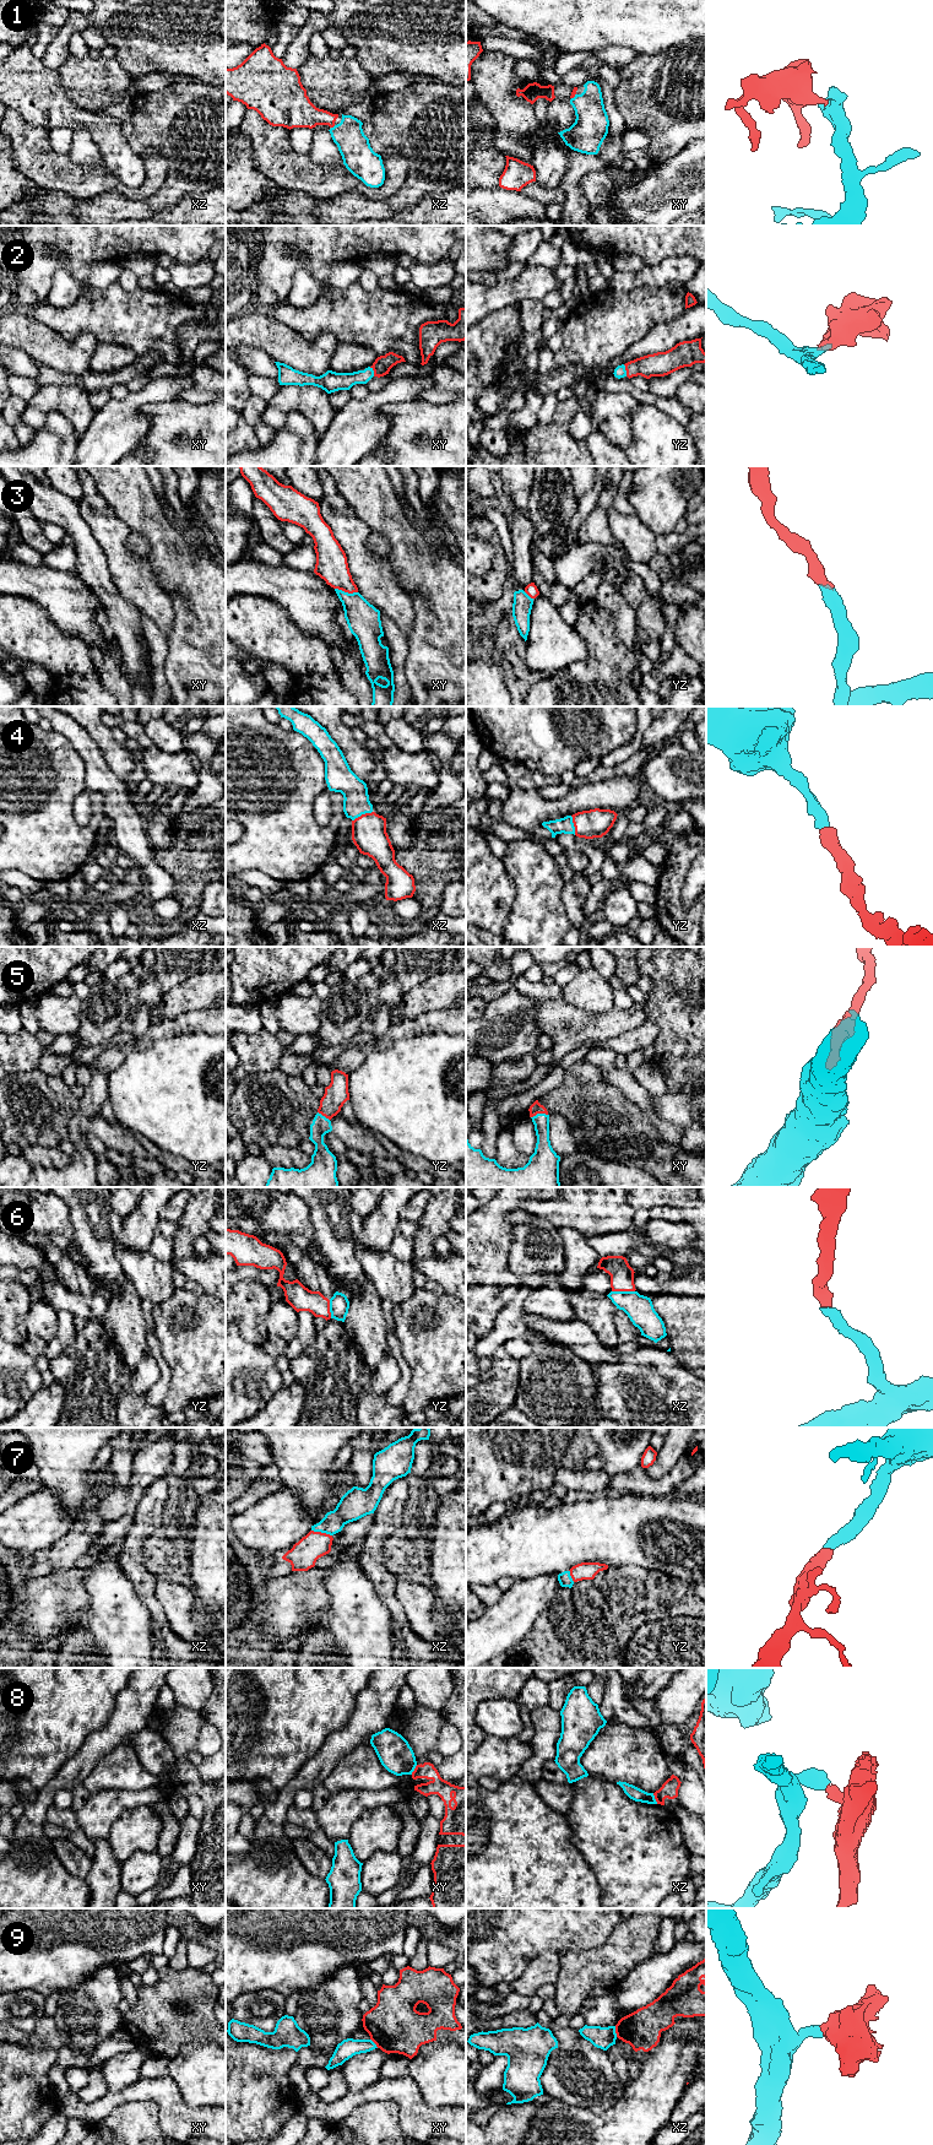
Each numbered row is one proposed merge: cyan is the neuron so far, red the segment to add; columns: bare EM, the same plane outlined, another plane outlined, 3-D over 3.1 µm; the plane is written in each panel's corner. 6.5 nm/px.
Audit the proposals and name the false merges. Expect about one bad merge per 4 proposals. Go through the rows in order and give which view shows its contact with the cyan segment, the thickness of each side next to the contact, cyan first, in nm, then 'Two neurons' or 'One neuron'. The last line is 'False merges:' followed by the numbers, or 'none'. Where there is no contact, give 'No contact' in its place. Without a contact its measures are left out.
1: Touches cyan in xz. Thickness 200 nm (cyan) against 200 nm. One neuron
2: Touches cyan in yz. Thickness 80 nm (cyan) against 160 nm. One neuron
3: Touches cyan in xy. Thickness 220 nm (cyan) against 200 nm. One neuron
4: Touches cyan in xz. Thickness 170 nm (cyan) against 220 nm. One neuron
5: Touches cyan in xy. Thickness 120 nm (cyan) against 80 nm. One neuron
6: Touches cyan in xz. Thickness 180 nm (cyan) against 160 nm. One neuron
7: Touches cyan in xz. Thickness 180 nm (cyan) against 180 nm. One neuron
8: Touches cyan in xz. Thickness 90 nm (cyan) against 110 nm. Two neurons
9: Touches cyan in xz. Thickness 140 nm (cyan) against 260 nm. Two neurons
False merges: 8, 9

